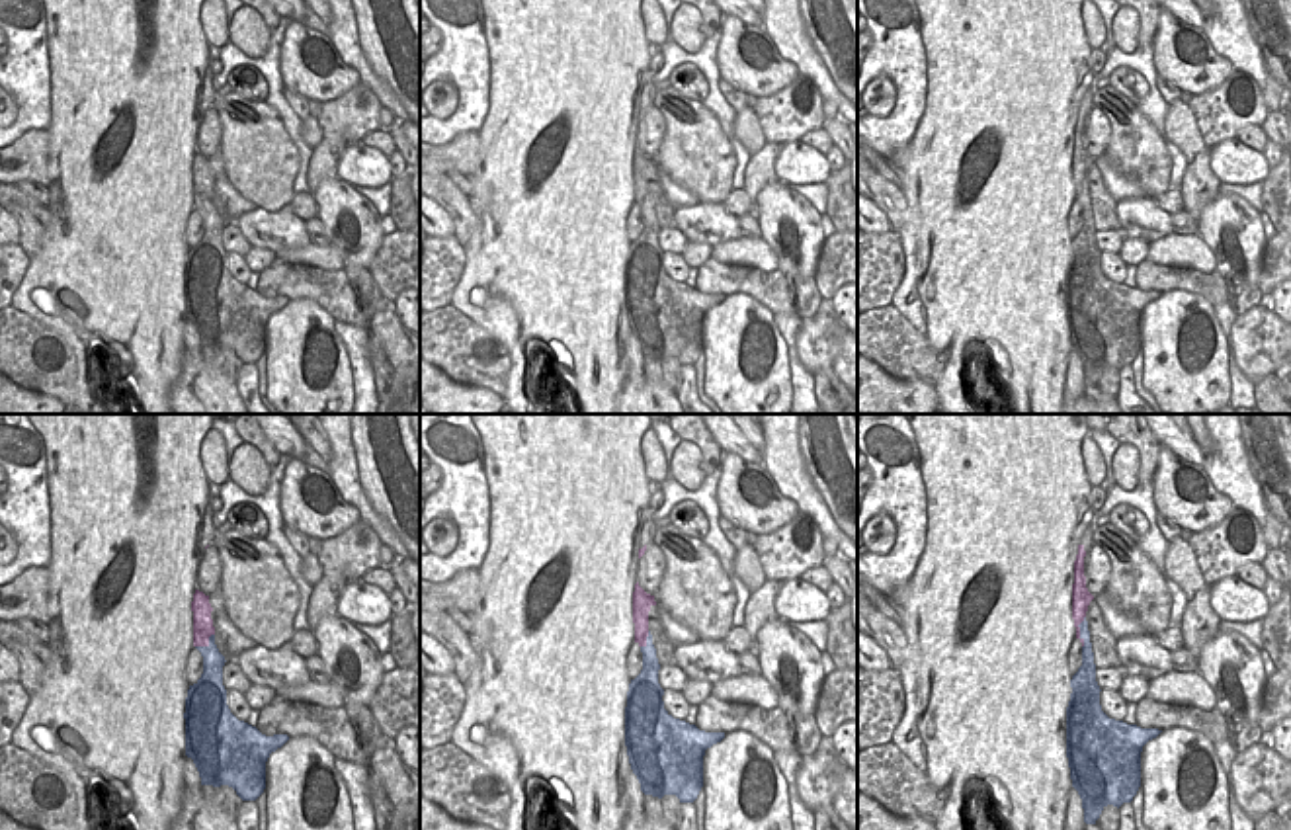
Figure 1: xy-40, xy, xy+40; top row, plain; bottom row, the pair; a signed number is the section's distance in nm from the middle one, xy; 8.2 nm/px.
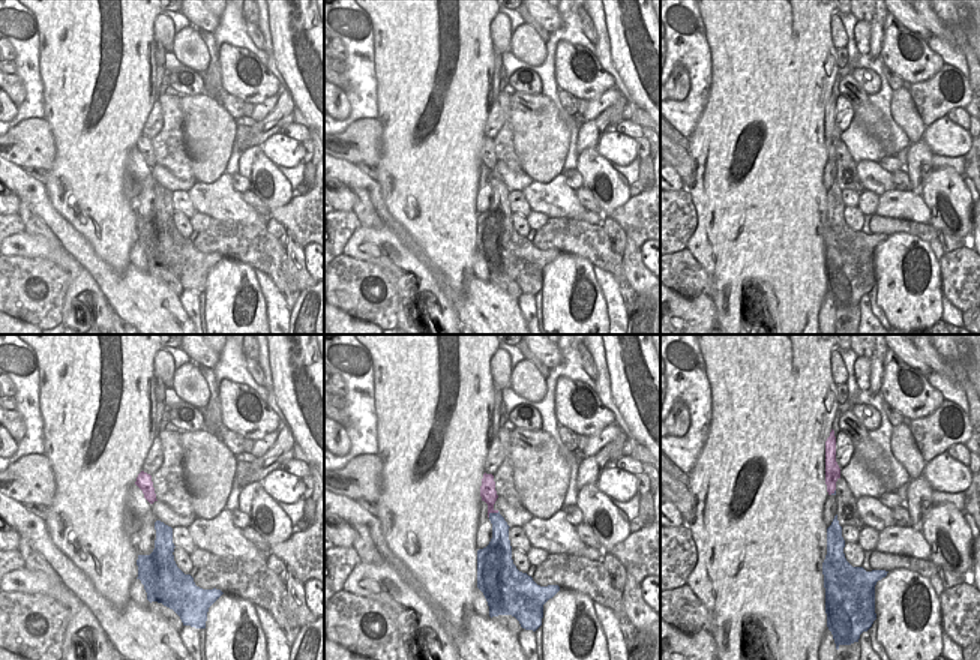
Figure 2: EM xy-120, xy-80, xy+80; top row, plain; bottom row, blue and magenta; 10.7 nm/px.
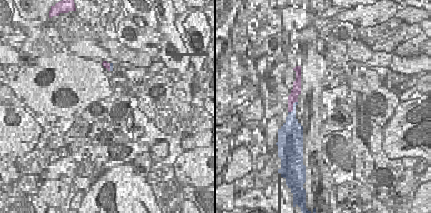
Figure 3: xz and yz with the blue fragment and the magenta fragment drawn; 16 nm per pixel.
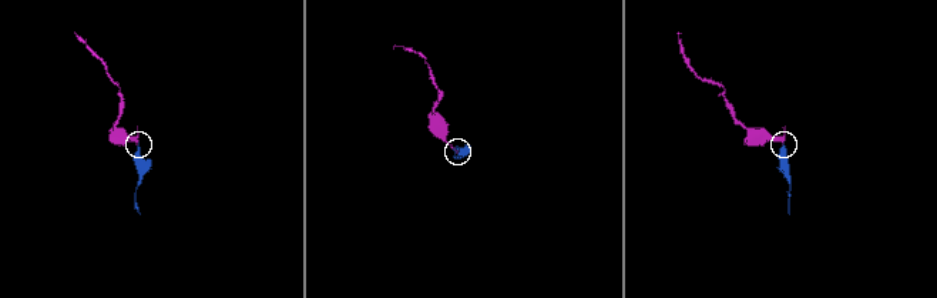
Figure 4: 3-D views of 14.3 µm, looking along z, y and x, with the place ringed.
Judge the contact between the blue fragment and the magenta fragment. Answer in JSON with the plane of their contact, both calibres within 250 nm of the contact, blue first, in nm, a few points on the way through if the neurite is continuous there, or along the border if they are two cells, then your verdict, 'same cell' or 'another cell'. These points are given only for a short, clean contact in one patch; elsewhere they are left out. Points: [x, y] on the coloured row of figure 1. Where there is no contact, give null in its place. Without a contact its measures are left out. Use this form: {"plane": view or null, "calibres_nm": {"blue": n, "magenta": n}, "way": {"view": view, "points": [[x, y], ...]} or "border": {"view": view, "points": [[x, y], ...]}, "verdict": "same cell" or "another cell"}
{"plane": "xy+40", "calibres_nm": {"blue": 100, "magenta": 140}, "verdict": "another cell"}

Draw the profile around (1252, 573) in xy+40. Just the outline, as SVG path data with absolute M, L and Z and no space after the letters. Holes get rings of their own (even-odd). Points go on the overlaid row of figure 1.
M1248 562L1248 564L1244 564L1242 568L1238 568L1236 576L1238 576L1242 582L1246 582L1246 584L1258 588L1258 590L1264 590L1266 580L1268 580L1268 572L1266 572L1264 566L1258 564L1258 562Z

